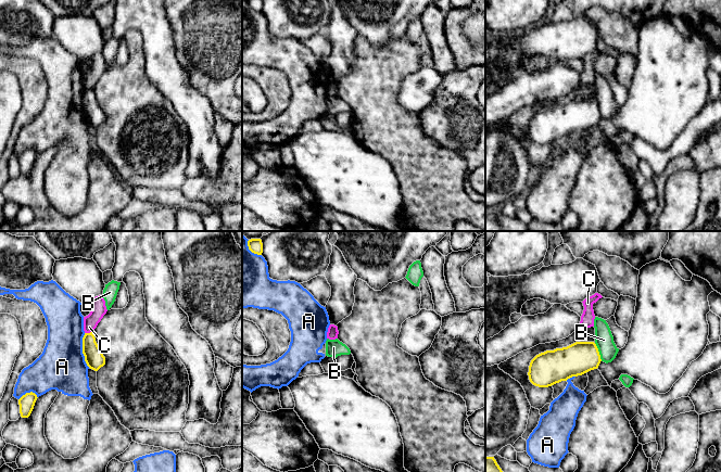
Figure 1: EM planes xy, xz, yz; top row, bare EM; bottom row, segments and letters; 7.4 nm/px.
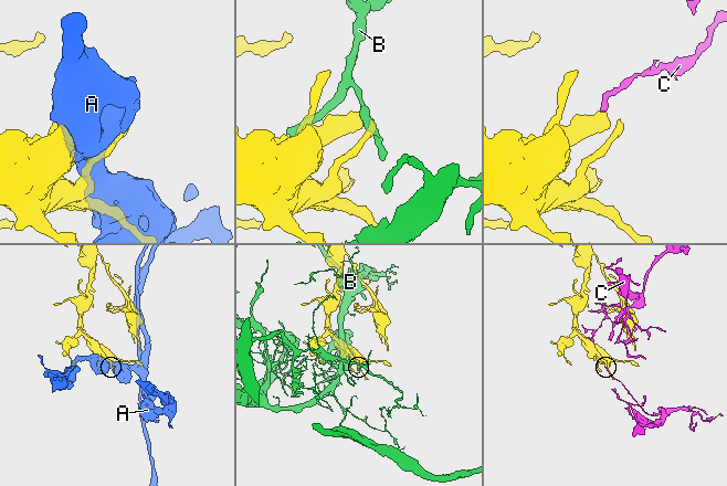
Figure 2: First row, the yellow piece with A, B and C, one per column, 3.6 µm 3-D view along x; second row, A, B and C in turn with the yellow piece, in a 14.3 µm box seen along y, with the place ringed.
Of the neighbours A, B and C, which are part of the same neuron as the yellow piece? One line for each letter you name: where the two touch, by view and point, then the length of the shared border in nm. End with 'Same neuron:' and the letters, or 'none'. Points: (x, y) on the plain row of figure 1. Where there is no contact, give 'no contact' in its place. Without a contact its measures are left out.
Same neuron: none

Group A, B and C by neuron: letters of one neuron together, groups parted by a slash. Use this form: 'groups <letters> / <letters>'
groups A / B / C

